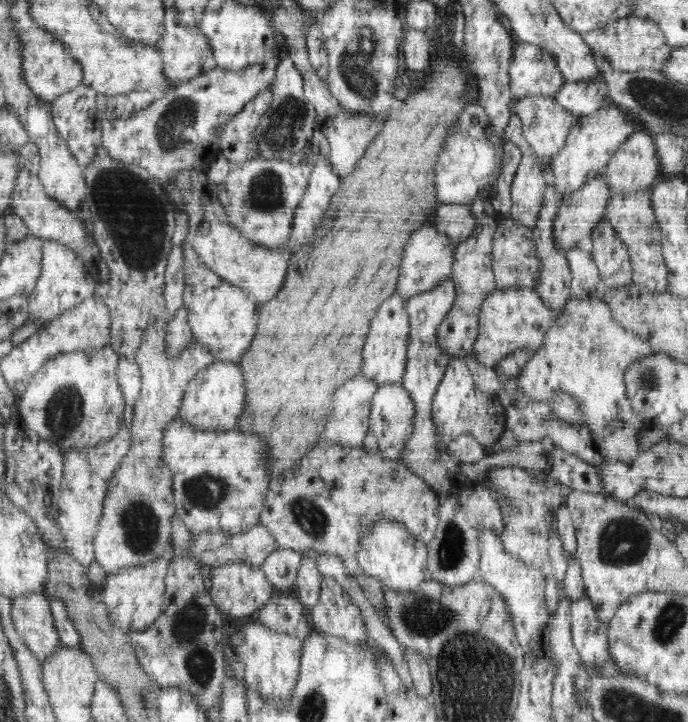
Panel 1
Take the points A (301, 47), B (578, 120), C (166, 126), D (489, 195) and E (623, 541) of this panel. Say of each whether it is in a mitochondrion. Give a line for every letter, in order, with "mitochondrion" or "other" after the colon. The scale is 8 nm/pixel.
A: other
B: other
C: mitochondrion
D: other
E: mitochondrion

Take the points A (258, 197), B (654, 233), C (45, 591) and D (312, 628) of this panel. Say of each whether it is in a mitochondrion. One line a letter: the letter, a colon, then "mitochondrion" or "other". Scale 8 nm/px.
A: mitochondrion
B: other
C: other
D: other

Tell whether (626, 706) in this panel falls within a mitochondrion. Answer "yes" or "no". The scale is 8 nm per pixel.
yes

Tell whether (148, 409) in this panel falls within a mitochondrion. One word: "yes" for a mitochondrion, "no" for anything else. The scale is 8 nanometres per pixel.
no

